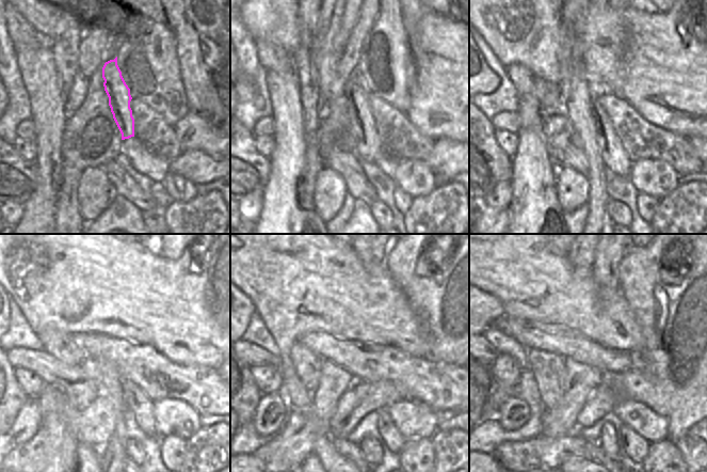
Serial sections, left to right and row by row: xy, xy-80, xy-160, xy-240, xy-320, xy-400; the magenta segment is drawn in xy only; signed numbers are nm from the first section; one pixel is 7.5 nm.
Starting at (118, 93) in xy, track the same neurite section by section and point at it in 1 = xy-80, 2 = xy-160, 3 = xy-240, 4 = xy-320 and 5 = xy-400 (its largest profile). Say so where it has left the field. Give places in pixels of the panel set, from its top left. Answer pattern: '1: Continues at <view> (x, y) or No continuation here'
1: Continues at xy-80 (368, 146)
2: Continues at xy-160 (612, 153)
3: Continues at xy-240 (137, 400)
4: Continues at xy-320 (388, 431)
5: Continues at xy-400 (636, 447).

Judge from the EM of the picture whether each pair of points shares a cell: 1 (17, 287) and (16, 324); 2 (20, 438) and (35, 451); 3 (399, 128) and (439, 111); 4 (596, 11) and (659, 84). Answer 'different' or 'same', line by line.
1: different
2: different
3: different
4: same

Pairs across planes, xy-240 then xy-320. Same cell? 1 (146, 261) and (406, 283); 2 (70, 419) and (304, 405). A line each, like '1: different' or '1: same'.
1: different
2: same

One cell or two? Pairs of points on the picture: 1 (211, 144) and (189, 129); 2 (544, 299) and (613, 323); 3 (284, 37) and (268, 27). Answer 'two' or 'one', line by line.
1: one
2: one
3: one

